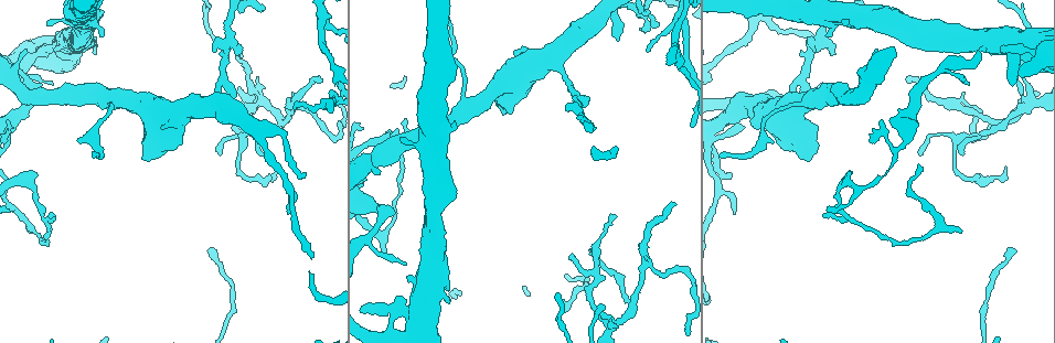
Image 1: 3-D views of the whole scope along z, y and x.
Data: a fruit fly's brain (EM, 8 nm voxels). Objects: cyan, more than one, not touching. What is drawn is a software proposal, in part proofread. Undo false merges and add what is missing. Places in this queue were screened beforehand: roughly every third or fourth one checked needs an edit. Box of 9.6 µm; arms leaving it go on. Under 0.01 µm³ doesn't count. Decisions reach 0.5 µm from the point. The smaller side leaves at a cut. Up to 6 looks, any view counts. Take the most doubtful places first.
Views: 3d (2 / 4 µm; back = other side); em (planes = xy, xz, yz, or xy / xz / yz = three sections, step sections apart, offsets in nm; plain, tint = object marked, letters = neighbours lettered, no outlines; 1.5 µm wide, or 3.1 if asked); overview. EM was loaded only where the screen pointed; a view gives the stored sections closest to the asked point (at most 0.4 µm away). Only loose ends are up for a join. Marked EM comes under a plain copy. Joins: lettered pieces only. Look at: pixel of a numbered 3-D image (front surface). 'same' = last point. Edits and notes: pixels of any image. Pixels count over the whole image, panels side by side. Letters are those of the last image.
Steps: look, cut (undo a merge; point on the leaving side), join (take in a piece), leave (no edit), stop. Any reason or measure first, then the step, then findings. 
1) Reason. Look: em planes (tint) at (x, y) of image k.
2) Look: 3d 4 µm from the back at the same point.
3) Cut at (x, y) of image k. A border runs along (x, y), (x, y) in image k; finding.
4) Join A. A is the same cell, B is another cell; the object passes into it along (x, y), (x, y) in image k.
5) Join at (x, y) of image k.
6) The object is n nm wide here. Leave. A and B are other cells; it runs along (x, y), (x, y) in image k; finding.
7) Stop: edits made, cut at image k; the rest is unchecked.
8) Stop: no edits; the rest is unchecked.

An open end. Look: em yz step 8 (letters) at (906, 81) of image 1.

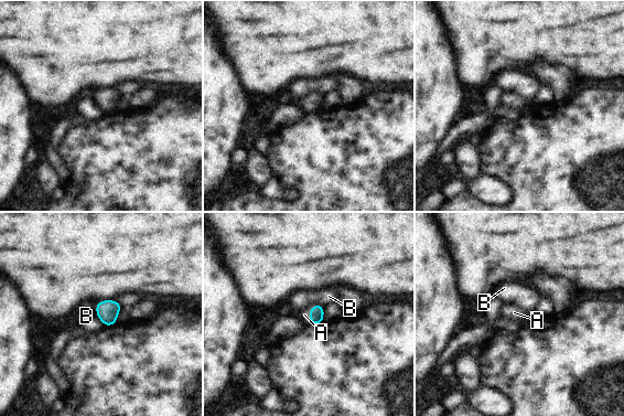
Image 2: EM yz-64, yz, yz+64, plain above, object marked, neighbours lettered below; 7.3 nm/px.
Join A. A is the same cell, B is another cell; the object passes into it along (316, 311), (310, 316), (304, 315) in image 2; the cell continues.

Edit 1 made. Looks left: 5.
Redraw. Look: overview.

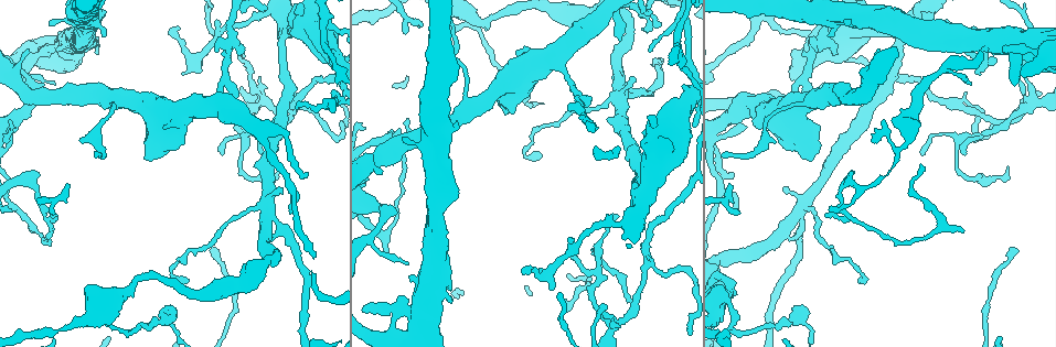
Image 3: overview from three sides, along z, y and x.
Branch stops here. Look: 3d 2 µm at (222, 155) of image 3.

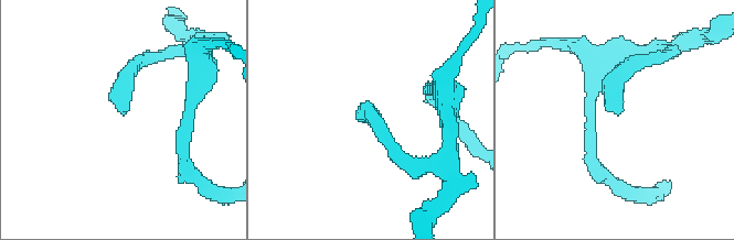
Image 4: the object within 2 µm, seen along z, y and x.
Look: em planes (letters) at (371, 115) of image 4.

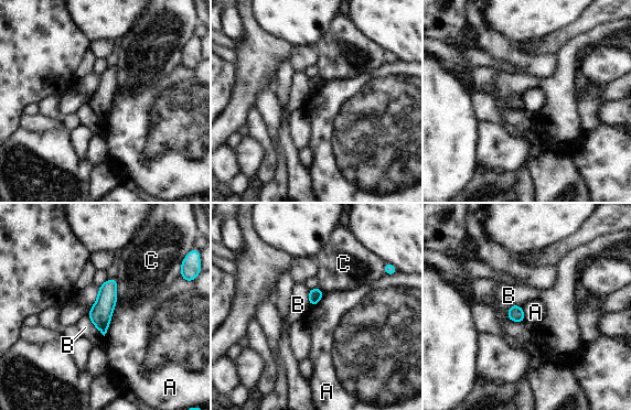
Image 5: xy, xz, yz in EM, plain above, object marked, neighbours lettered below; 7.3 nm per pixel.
Leave. A, B and C are other cells; a border runs along (116, 302), (109, 327), (104, 335) in image 5; no lettered piece goes on from it.

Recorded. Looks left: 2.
An open end. Look: 3d 2 µm at (962, 229) of image 3.

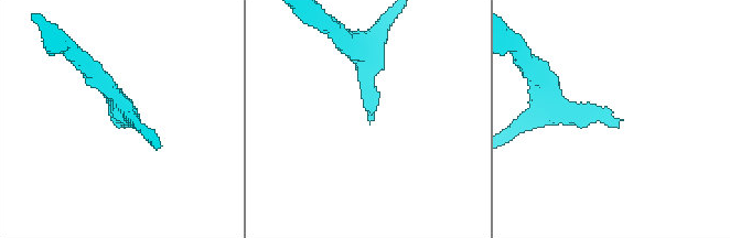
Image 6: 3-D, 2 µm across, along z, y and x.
Now the EM. Look: em planes (letters) at (369, 124) of image 6.

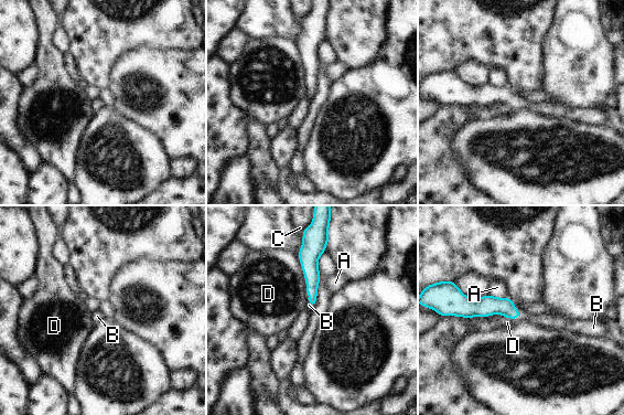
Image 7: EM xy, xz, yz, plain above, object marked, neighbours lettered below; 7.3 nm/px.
Join B. B is the same cell, A, C and D are other cells; the object passes into it along (486, 306), (517, 319), (546, 320) in image 7; it goes on there.

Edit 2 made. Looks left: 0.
Stop: edits made, join at image 2, join at image 7; the rest is unchecked.

